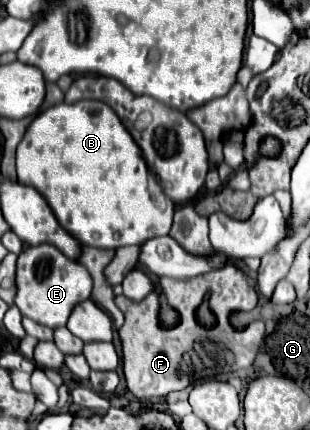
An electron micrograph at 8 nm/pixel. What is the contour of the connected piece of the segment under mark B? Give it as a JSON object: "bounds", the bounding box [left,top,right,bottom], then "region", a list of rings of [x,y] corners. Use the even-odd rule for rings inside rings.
{"bounds":[17,100,173,248],"region":[[[83,100],[77,104],[55,104],[43,110],[27,128],[17,146],[17,178],[19,184],[33,186],[57,214],[61,226],[81,240],[85,246],[119,248],[145,244],[151,238],[167,236],[173,224],[171,200],[167,208],[157,208],[147,192],[147,164],[139,146],[121,124],[119,116],[99,100]]]}

